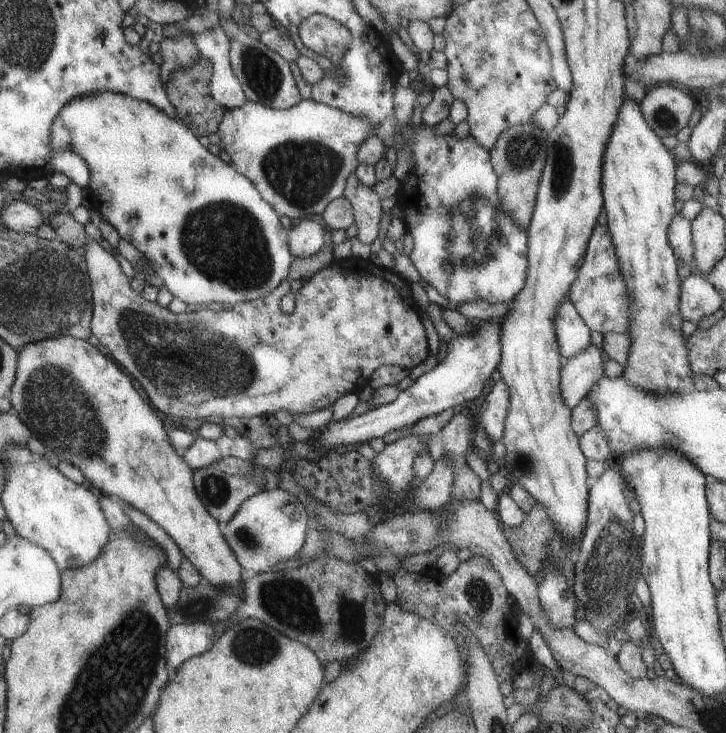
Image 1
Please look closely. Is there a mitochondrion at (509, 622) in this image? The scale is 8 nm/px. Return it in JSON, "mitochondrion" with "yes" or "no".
{"mitochondrion":"yes"}

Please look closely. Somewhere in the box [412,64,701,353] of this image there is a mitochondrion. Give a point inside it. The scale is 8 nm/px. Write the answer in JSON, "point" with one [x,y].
{"point":[472,232]}

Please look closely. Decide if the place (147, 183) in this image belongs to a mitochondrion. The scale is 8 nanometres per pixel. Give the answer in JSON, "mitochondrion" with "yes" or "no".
{"mitochondrion":"no"}

